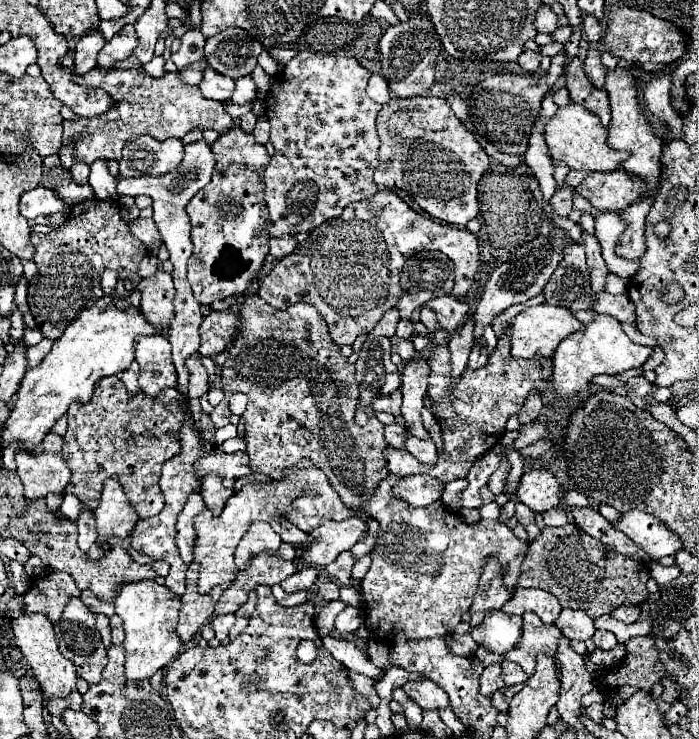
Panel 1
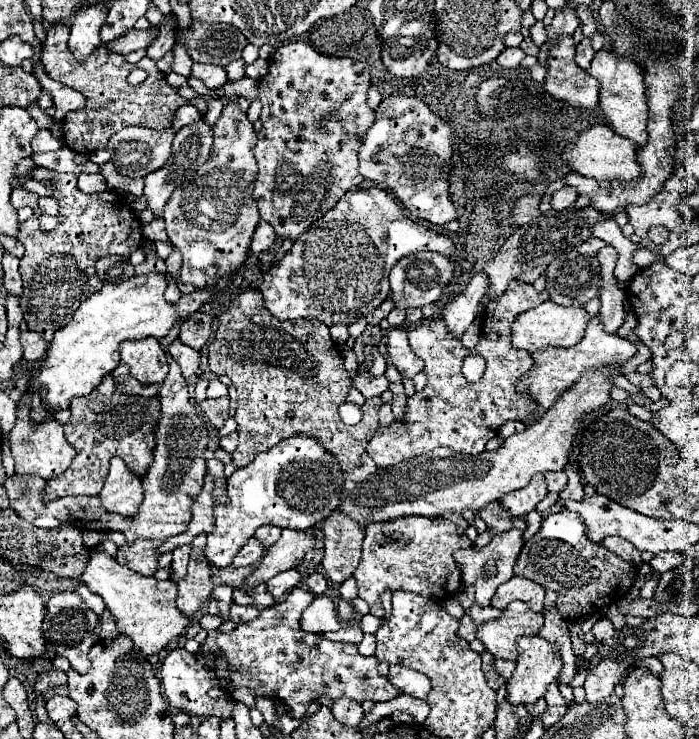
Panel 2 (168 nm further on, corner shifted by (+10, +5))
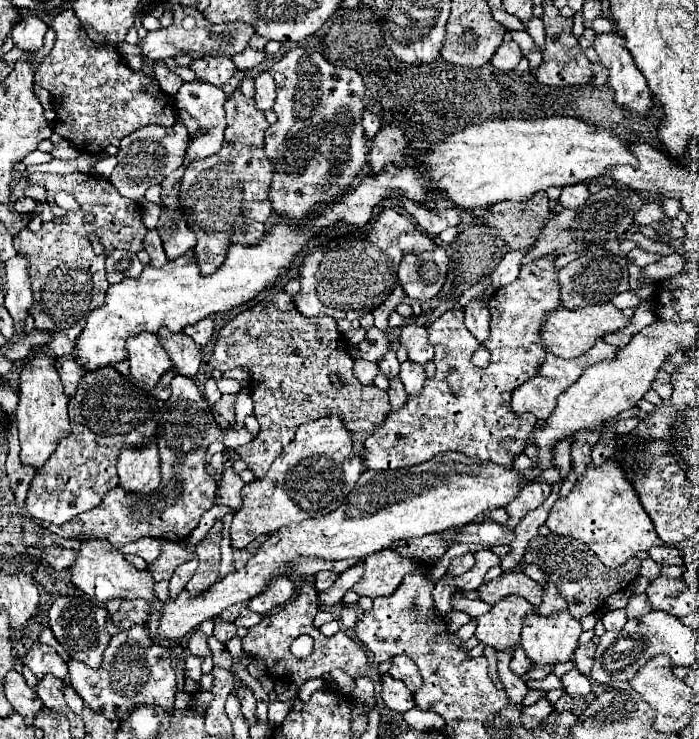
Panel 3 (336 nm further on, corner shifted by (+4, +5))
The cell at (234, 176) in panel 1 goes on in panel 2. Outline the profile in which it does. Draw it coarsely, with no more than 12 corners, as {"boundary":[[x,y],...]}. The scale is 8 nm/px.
{"boundary":[[227,104],[211,156],[165,204],[181,282],[247,260],[257,136]]}

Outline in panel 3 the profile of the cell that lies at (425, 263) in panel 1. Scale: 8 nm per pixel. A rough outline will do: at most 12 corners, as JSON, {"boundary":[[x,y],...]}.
{"boundary":[[405,254],[399,282],[405,294],[427,302],[447,276],[447,254]]}

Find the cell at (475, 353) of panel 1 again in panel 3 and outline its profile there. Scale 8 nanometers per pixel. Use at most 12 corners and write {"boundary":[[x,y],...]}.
{"boundary":[[485,298],[465,306],[465,326],[483,344],[489,336]]}

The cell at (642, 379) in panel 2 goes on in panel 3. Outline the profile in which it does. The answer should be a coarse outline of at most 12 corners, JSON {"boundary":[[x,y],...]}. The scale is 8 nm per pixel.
{"boundary":[[659,372],[653,390],[667,400],[673,382],[667,372]]}

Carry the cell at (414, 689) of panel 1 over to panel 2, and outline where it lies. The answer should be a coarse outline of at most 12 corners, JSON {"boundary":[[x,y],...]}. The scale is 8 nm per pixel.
{"boundary":[[405,666],[389,668],[389,682],[401,692],[425,700],[431,682]]}

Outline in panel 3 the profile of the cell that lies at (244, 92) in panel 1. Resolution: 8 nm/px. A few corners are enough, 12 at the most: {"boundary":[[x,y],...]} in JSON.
{"boundary":[[245,48],[233,56],[239,70],[255,68],[265,58],[265,50]]}

